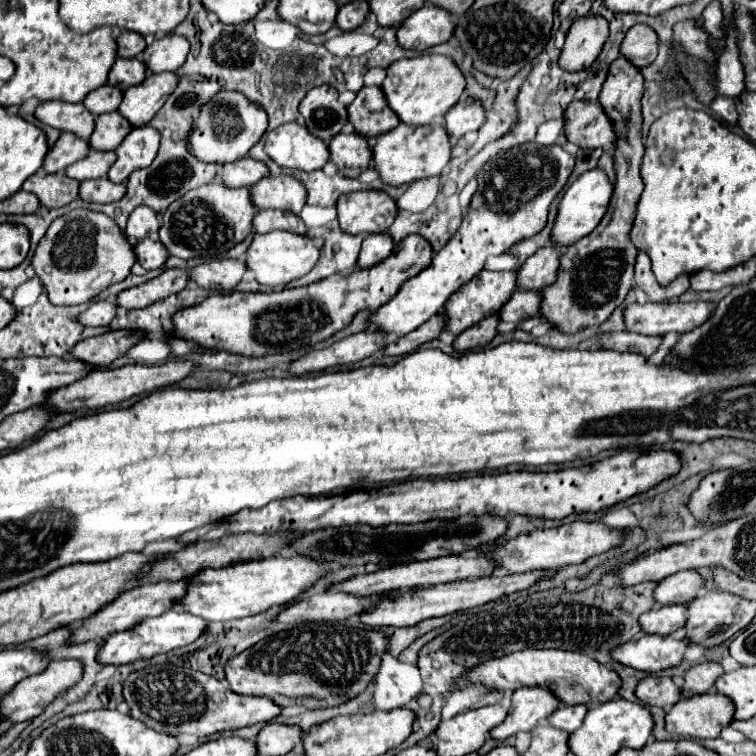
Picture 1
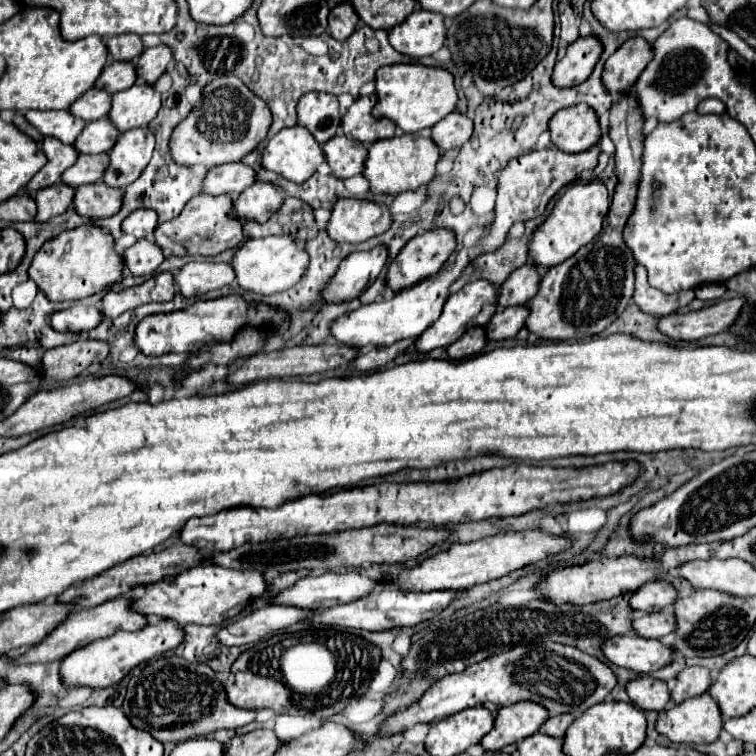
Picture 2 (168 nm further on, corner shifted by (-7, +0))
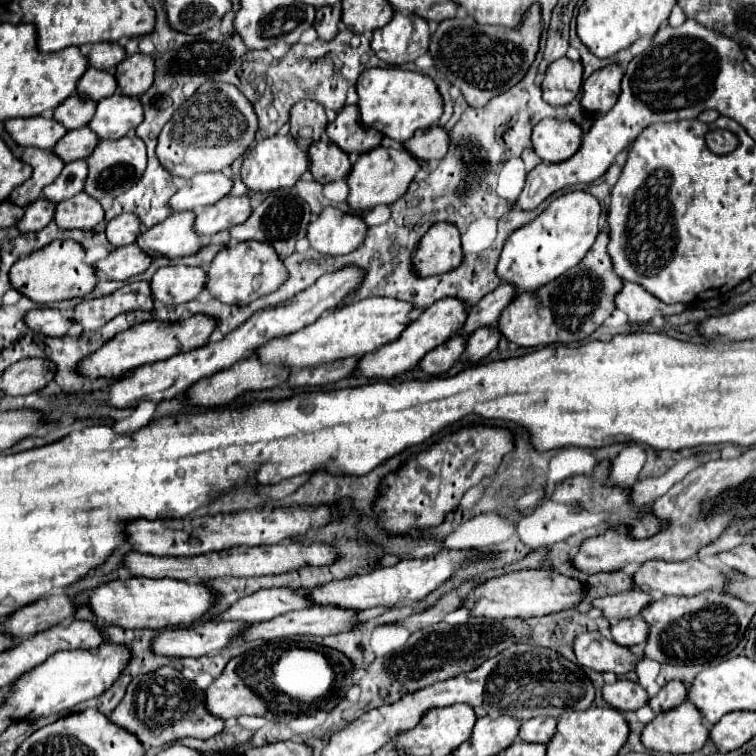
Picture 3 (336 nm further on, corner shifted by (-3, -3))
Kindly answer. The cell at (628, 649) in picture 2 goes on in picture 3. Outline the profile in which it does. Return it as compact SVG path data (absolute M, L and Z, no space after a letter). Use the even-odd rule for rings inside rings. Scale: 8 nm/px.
M599 631L581 633L573 641L573 653L579 665L599 673L611 671L621 675L635 669L635 663L639 661L639 657L635 657L627 647L615 645L611 639L607 639Z

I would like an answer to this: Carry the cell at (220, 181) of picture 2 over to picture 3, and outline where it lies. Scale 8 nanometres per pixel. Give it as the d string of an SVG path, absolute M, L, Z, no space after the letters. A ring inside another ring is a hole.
M199 173L195 177L191 177L187 181L185 187L181 187L173 197L171 197L171 203L167 203L171 207L171 211L199 211L201 207L207 207L207 205L213 205L217 203L219 199L223 199L233 187L233 181L223 175L223 173Z

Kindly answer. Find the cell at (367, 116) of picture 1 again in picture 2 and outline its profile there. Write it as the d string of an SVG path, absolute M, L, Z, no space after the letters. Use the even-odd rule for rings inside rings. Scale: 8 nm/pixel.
M375 94L371 96L359 96L353 106L343 116L341 128L345 136L351 136L363 144L371 144L383 138L395 136L395 124L387 118L375 118L371 112L375 108Z

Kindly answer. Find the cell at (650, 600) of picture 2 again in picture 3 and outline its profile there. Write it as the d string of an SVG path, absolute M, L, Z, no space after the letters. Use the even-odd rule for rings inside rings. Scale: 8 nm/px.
M631 589L625 593L599 597L593 601L593 607L599 609L605 619L625 619L639 615L647 603L651 603L651 597L647 593L639 589Z

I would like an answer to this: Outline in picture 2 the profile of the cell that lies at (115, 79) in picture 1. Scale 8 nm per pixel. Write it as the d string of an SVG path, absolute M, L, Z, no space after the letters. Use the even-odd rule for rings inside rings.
M109 62L103 70L103 74L97 80L97 88L105 88L109 94L127 90L137 82L135 76L135 64L133 62Z

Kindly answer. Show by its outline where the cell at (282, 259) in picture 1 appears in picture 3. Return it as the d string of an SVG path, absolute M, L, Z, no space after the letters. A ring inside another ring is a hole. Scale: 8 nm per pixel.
M243 241L233 247L223 247L207 269L207 283L205 289L227 305L247 305L255 299L273 293L287 281L287 269L279 255L271 251L271 245L259 241Z

